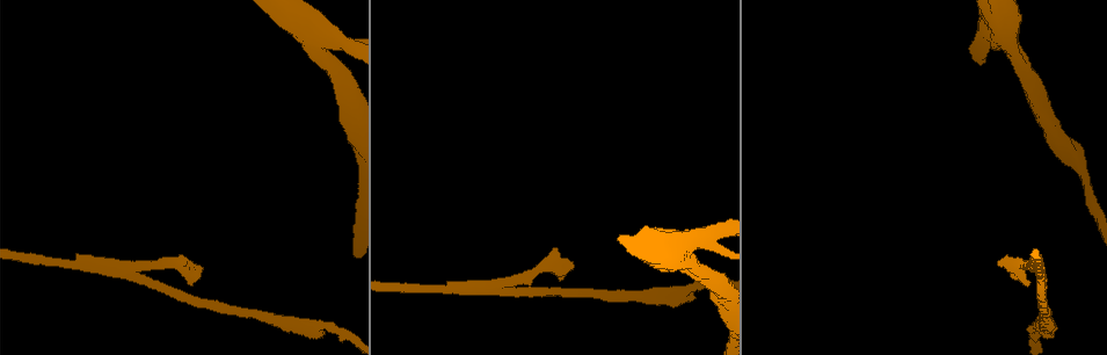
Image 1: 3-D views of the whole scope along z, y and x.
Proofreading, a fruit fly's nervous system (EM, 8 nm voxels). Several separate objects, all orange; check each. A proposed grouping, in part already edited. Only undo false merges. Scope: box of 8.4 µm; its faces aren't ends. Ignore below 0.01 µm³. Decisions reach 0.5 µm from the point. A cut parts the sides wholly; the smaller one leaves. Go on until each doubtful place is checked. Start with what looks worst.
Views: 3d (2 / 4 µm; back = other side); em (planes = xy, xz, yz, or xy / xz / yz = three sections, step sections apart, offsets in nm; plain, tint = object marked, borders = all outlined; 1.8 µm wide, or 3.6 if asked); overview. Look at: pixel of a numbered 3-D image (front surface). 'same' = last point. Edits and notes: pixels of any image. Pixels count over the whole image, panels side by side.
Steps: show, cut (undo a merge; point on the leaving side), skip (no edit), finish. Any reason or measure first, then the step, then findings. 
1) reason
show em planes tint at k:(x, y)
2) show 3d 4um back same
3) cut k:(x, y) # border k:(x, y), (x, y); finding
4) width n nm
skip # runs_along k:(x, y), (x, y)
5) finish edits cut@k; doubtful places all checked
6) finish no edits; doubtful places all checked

calibre changes
show em 3.6um yz step 4 tint at 1:(312, 43)

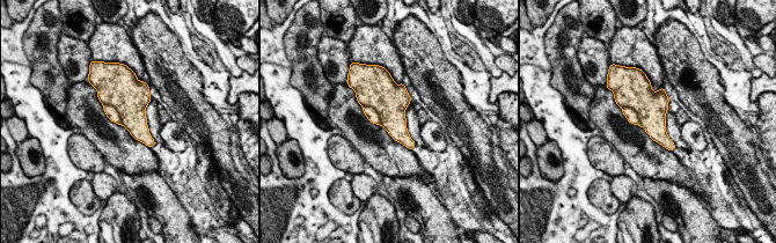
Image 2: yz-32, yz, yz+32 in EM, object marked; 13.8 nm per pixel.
show em 3.6um xz step 4 borders same

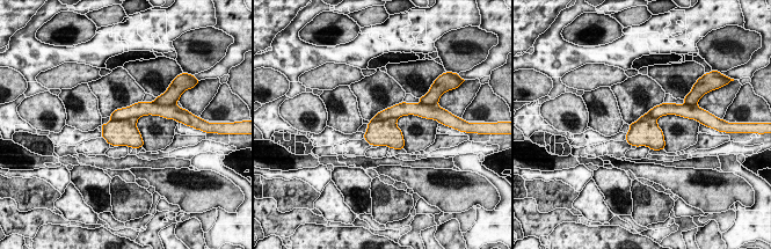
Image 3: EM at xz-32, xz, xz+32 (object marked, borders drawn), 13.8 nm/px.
cut 3:(138, 109) # part_leaving 3:(151, 111), (132, 110), (114, 117); two cells meet here

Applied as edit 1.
show em planes tint at 1:(1016, 265)

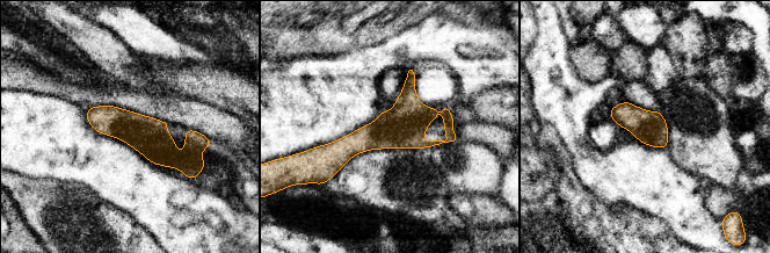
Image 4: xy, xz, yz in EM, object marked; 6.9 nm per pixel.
width 220 nm
skip # all the same cell

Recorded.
abrupt turn
show em xz step 4 borders at 1:(497, 291)

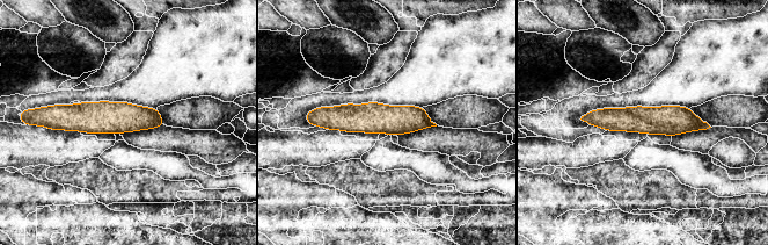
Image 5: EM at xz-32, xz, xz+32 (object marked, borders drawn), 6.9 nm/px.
cut it another way
show em planes borders same

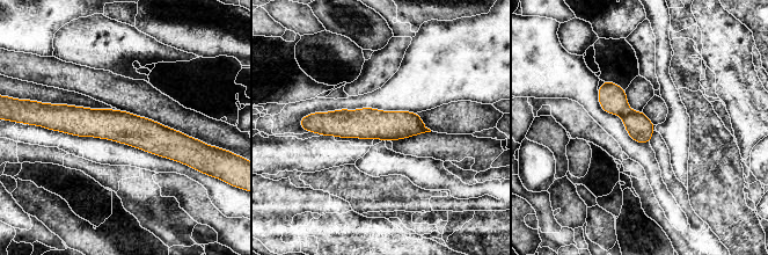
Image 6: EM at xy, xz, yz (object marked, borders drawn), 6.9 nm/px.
cut 6:(612, 97) # border 6:(629, 111), (622, 116); two cells meet here

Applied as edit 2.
finish edits cut@3, cut@6; doubtful places all checked

